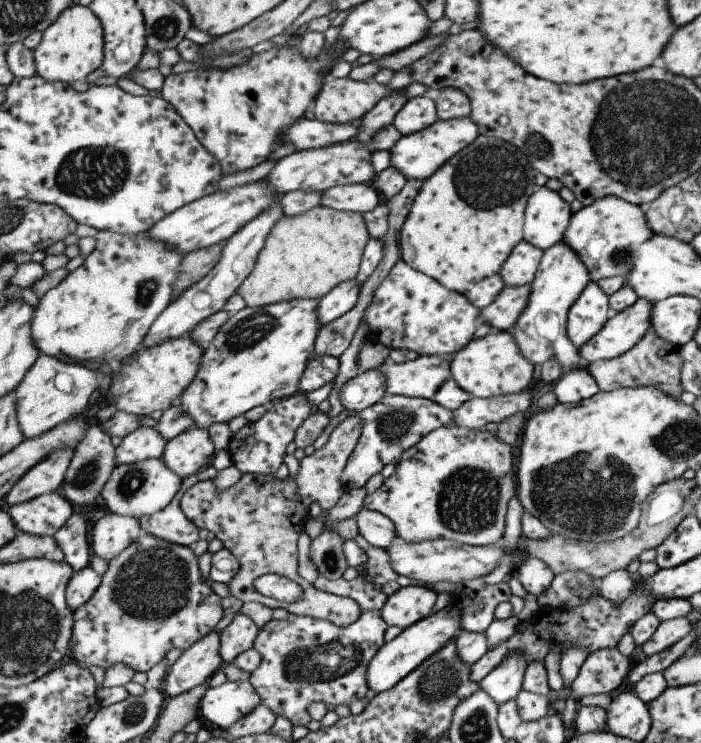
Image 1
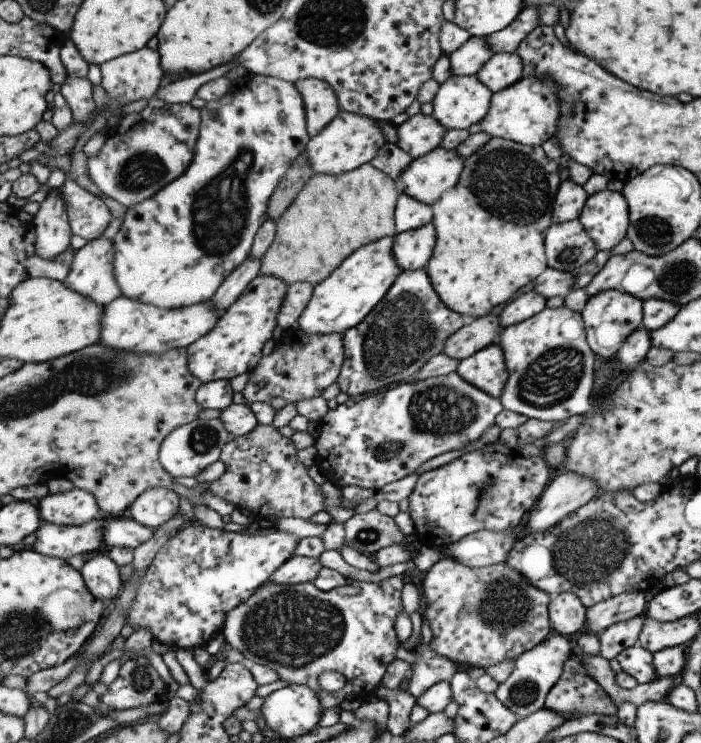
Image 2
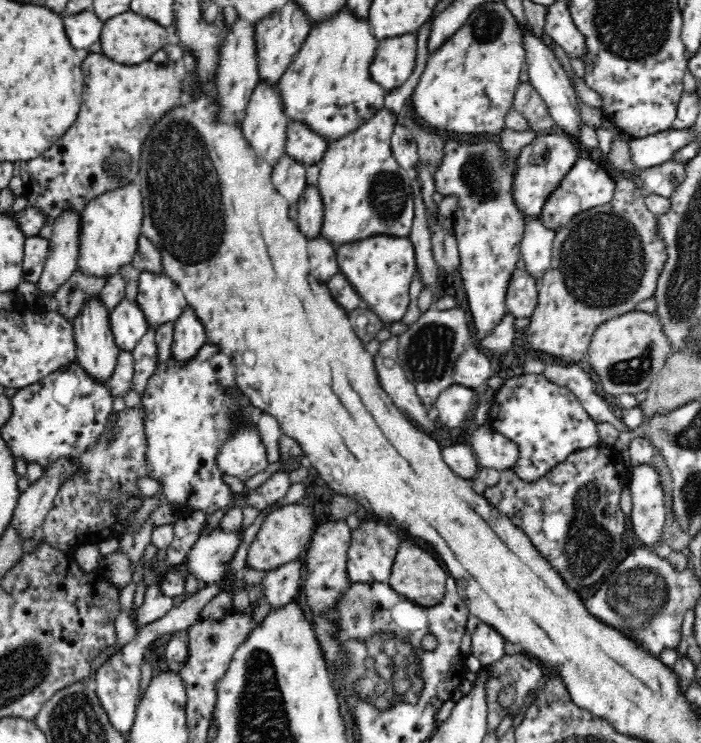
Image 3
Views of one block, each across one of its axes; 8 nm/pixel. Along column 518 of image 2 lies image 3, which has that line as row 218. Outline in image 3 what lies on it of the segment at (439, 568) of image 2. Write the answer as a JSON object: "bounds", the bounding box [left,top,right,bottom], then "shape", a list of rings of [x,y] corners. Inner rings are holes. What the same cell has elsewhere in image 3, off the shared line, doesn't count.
{"bounds":[526,178,668,363],"shape":[[[637,178],[621,179],[614,196],[606,204],[575,214],[557,230],[550,266],[538,281],[538,304],[526,327],[527,341],[534,350],[558,360],[578,363],[587,354],[598,326],[636,309],[642,300],[654,297],[668,260],[668,245],[661,235],[658,216],[646,206],[646,195]]]}

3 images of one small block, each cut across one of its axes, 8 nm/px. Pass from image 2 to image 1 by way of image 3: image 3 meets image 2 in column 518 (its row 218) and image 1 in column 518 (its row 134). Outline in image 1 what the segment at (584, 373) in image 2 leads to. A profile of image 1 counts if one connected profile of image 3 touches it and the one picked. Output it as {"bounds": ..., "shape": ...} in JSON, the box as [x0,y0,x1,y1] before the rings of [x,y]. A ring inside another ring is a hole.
{"bounds":[451,330,535,399],"shape":[[[496,330],[485,338],[473,340],[465,349],[453,356],[451,364],[452,379],[471,396],[487,399],[491,397],[515,394],[523,390],[532,389],[535,384],[533,380],[535,366],[529,362],[511,331]]]}

